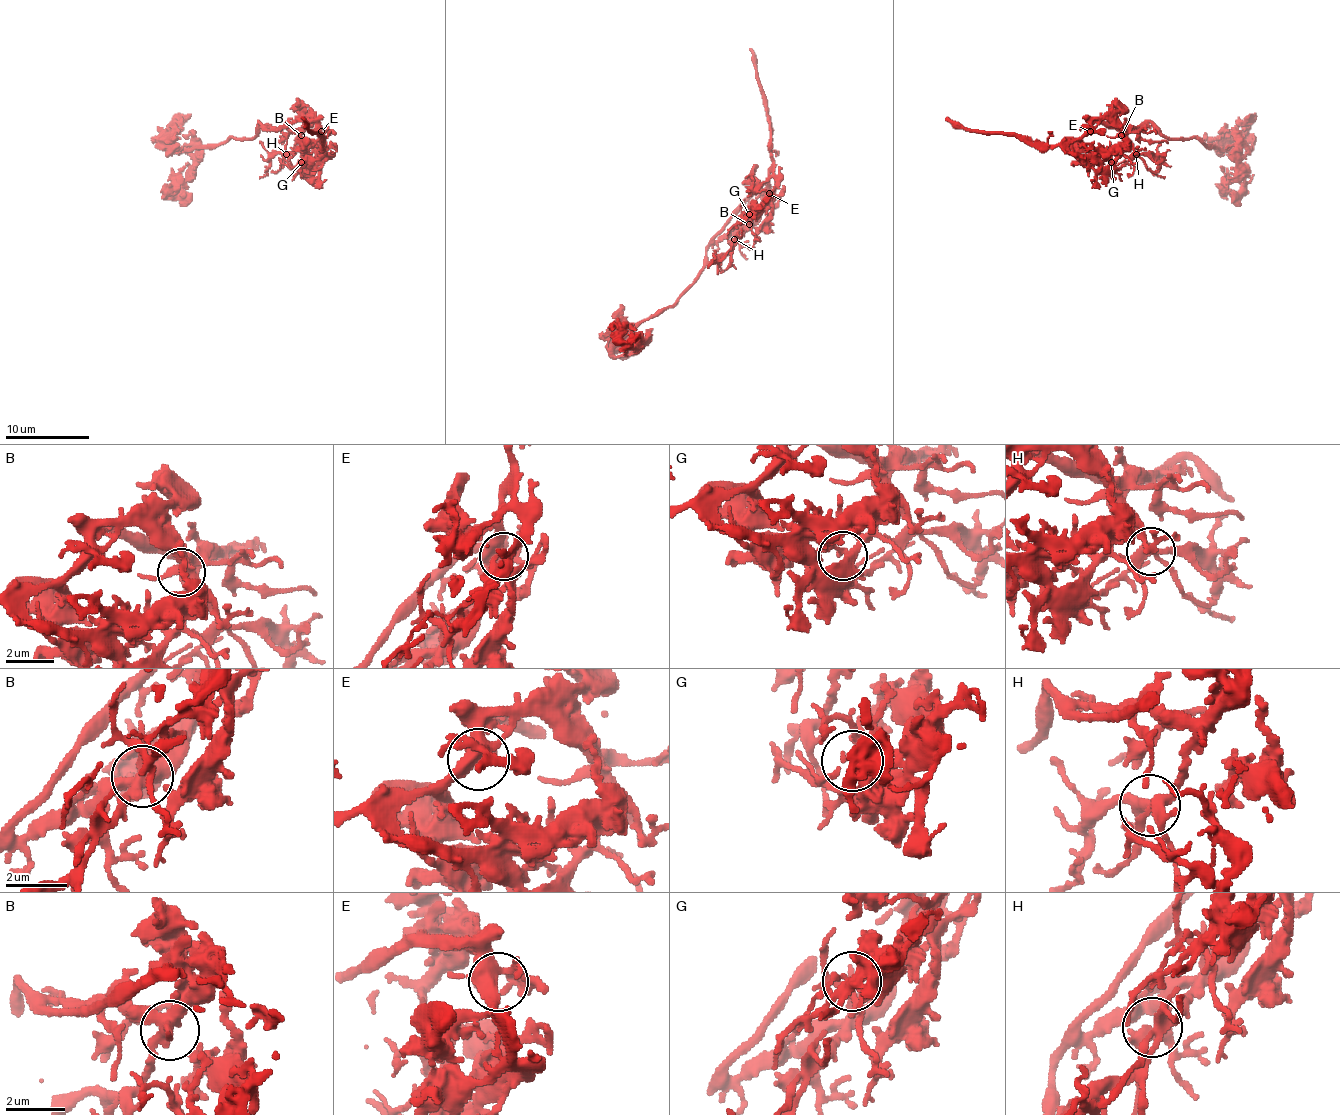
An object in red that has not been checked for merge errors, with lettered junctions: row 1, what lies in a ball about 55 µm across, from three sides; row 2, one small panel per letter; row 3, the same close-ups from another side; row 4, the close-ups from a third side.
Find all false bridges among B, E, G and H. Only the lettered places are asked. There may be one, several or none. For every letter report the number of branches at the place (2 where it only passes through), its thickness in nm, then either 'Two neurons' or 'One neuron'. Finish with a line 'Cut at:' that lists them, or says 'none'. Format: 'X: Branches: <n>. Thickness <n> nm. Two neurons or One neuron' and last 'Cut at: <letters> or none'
B: Branches: 4. Thickness 400 nm. One neuron
E: Branches: 5. Thickness 440 nm. One neuron
G: Branches: 5. Thickness 200 nm. One neuron
H: Branches: 5. Thickness 320 nm. One neuron
Cut at: none

